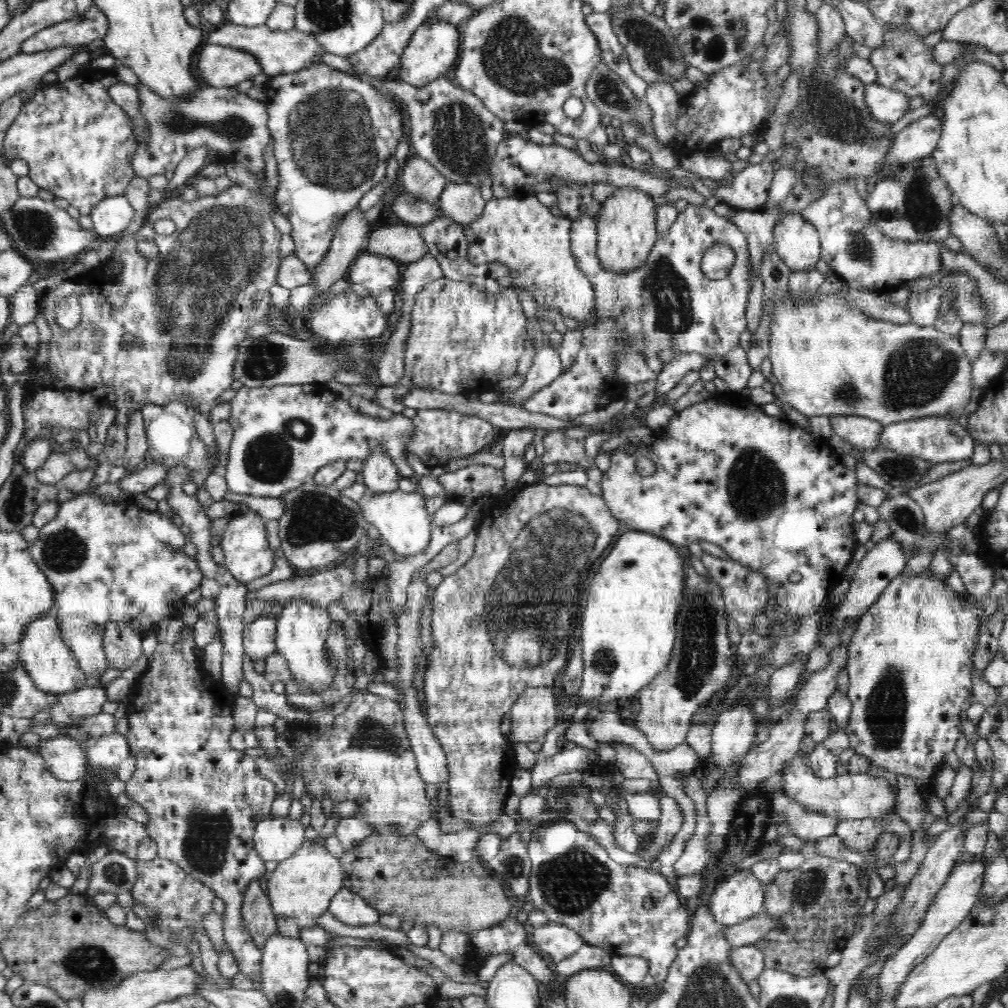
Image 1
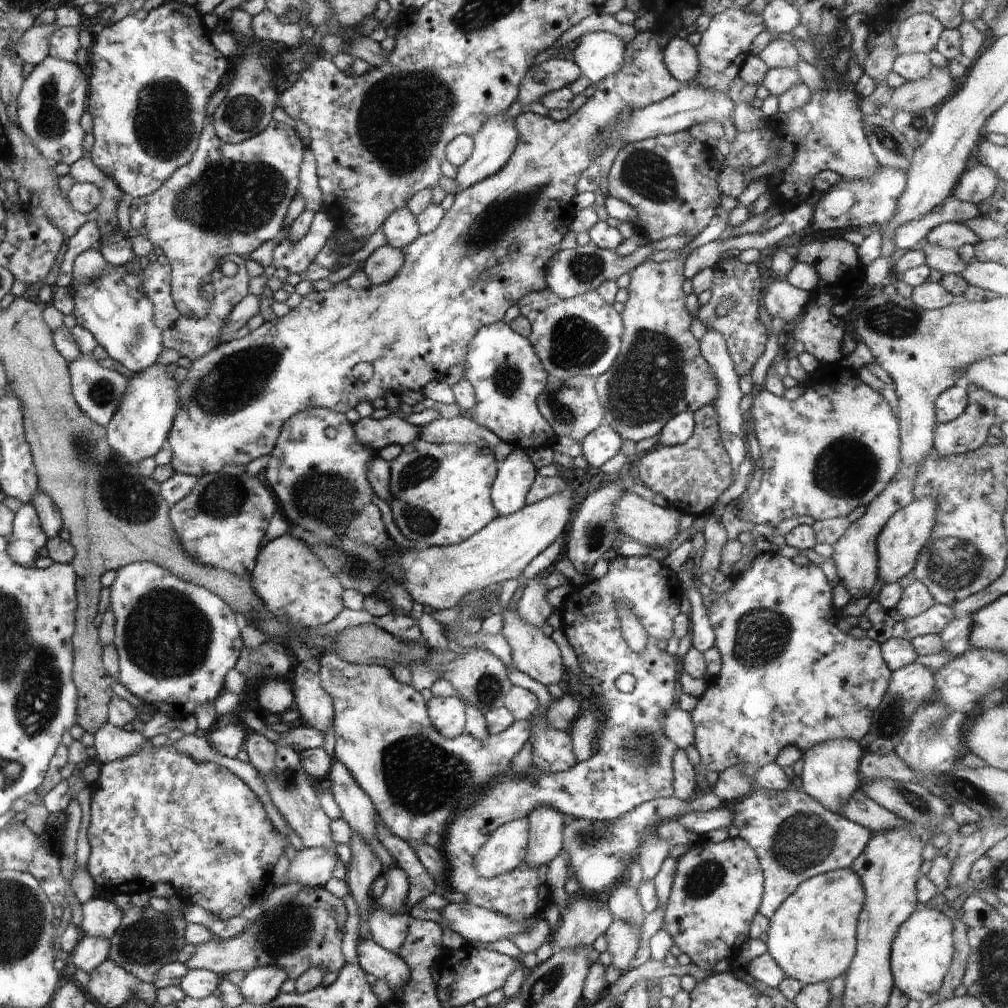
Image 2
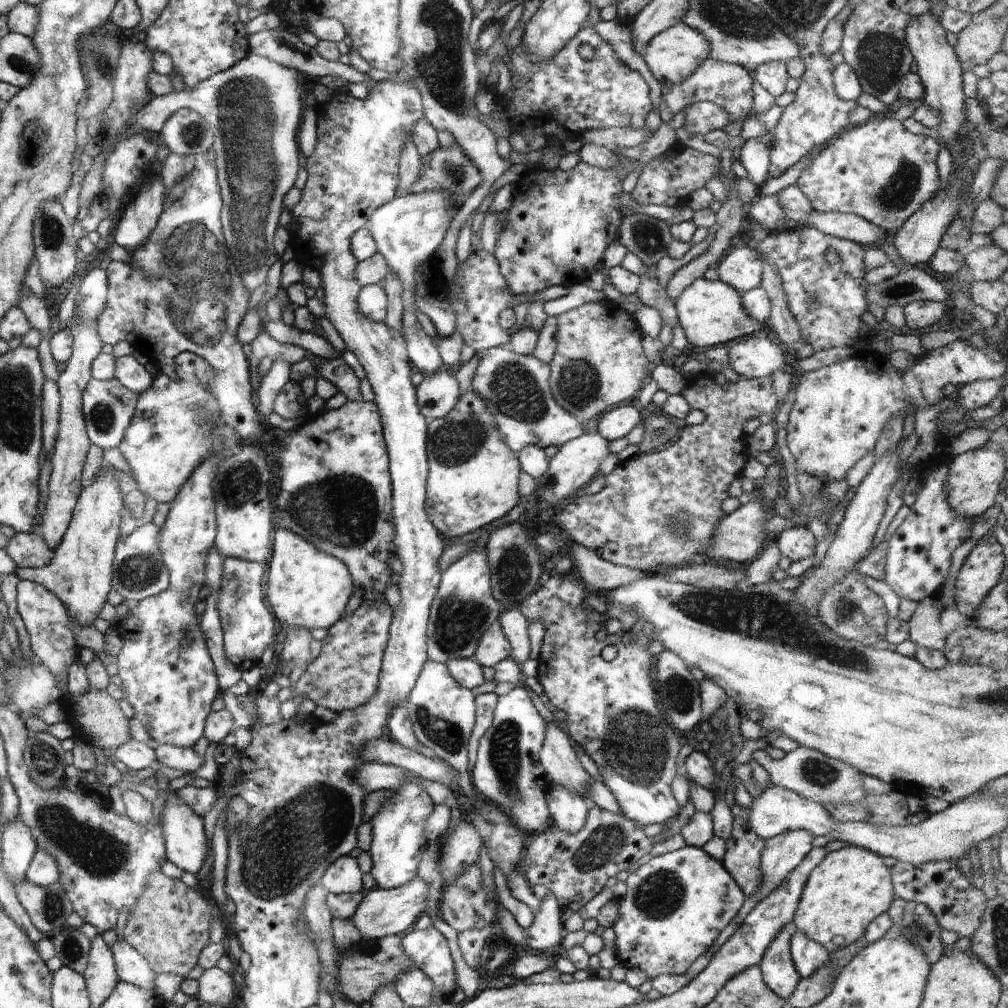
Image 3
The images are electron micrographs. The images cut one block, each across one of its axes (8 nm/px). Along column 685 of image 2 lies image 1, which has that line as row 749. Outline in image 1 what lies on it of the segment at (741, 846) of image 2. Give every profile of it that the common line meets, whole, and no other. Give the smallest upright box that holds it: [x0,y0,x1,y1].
[843,568,984,794]

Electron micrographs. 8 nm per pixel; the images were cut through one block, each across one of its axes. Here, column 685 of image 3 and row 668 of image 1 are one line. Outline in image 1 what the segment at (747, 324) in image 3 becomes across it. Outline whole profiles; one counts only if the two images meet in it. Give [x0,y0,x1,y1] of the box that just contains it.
[276,598,335,693]

